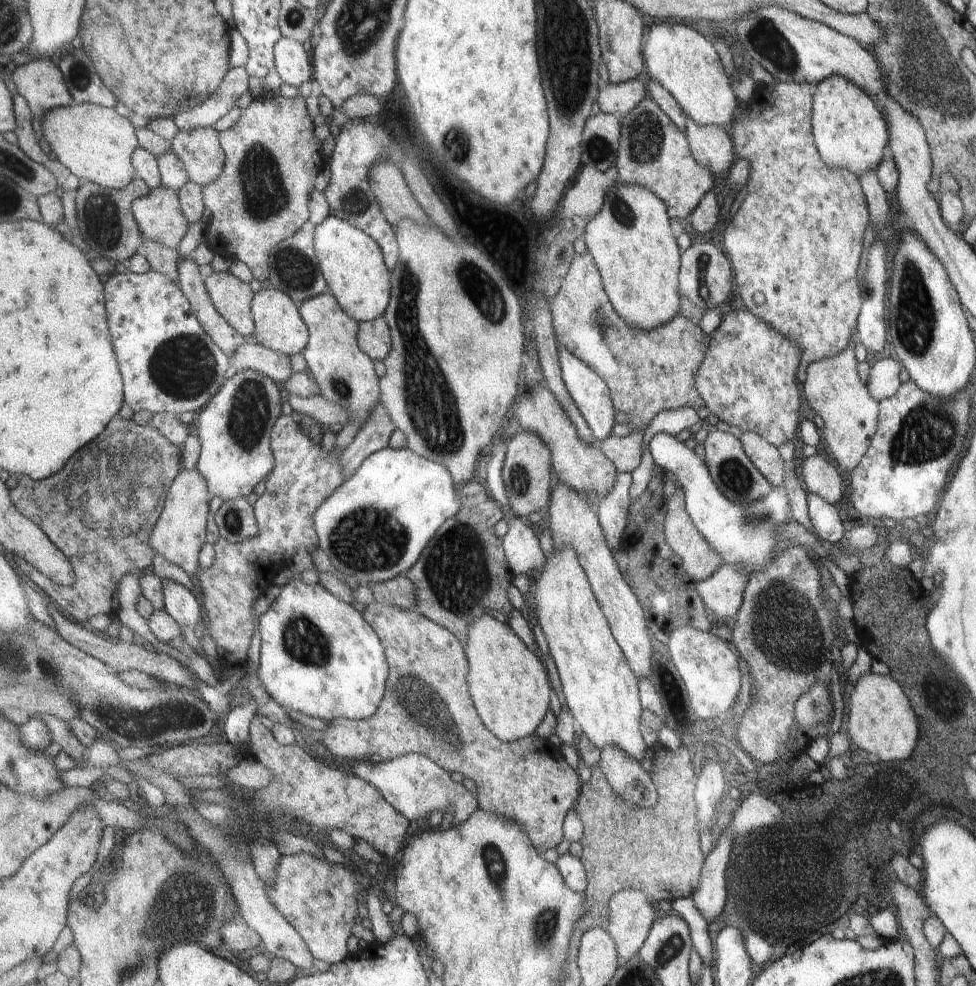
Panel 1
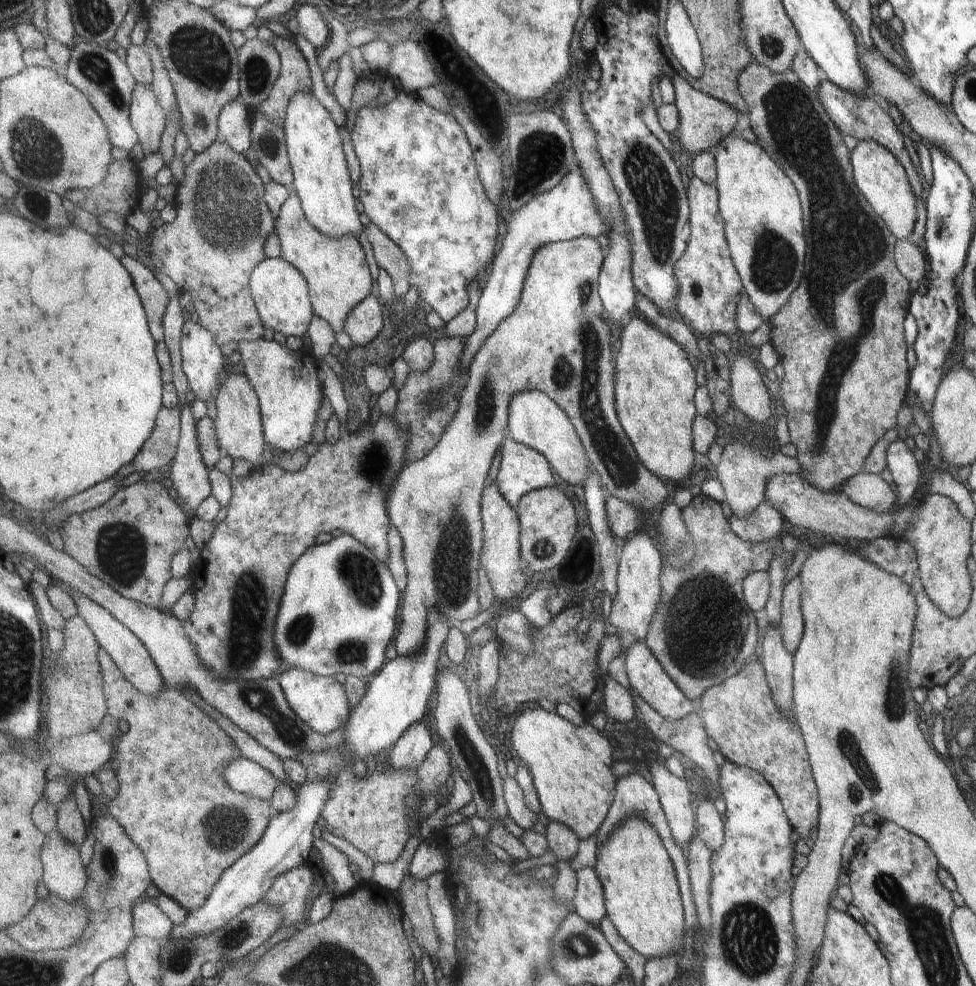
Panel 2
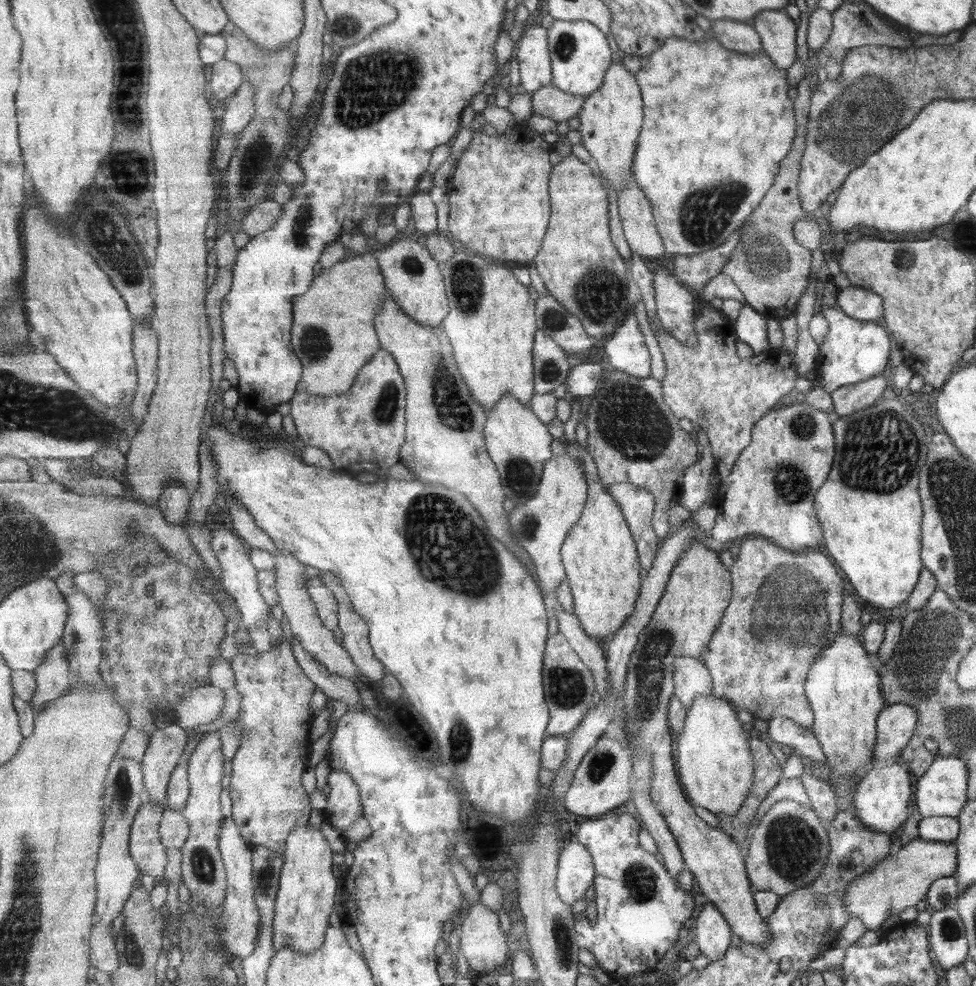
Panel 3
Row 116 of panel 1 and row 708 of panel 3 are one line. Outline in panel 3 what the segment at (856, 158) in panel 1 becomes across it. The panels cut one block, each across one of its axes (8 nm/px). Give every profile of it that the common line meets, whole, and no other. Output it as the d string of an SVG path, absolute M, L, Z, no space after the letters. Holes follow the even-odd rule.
M840 629L840 631L833 637L833 641L831 641L831 645L825 646L825 649L821 649L815 657L815 660L811 663L809 670L807 671L807 676L804 682L804 695L810 704L810 709L813 713L813 722L810 726L810 731L814 734L814 737L818 740L820 744L822 753L825 755L826 764L828 764L827 770L828 773L828 785L834 789L834 793L838 795L844 795L849 791L852 793L854 791L853 785L855 785L861 777L861 774L866 770L864 766L873 760L872 758L872 748L875 740L875 721L878 712L884 707L885 702L882 699L882 694L880 692L880 684L879 684L879 675L877 669L873 668L867 659L867 652L863 649L862 642L860 638L855 639L852 634L848 632L844 632L844 630Z

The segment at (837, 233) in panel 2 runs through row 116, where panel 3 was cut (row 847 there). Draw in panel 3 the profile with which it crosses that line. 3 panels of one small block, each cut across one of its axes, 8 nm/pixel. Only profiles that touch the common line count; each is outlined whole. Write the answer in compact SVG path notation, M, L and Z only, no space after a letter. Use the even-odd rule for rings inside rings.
M778 800L751 830L744 868L753 890L769 891L782 897L798 888L812 885L829 855L826 827L816 812L794 800Z

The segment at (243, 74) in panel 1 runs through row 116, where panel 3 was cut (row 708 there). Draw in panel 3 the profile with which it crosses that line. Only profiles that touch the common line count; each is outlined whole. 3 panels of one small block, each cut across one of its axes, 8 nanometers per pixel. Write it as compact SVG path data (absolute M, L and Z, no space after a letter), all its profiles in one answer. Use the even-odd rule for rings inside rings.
M212 685L195 687L187 691L176 704L176 724L187 730L197 728L201 724L215 722L225 706L225 692Z

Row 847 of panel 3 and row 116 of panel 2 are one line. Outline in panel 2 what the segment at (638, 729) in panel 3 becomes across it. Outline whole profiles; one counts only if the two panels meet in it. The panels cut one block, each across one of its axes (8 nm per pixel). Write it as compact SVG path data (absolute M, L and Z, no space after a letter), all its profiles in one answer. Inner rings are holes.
M676 74L672 78L674 91L676 92L675 104L680 115L680 128L677 137L684 150L688 153L699 154L705 151L713 151L718 142L732 133L737 120L737 112L724 103L713 99L711 95L696 90L691 84L687 84L685 78Z

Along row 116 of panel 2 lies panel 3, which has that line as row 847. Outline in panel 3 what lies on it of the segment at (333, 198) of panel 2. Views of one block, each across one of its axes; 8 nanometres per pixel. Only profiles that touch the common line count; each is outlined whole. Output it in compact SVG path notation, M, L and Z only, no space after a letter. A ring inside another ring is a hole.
M319 826L297 827L288 838L284 866L275 902L274 945L276 950L293 947L297 952L311 954L324 946L329 916L335 910L339 890L333 874L333 848Z

